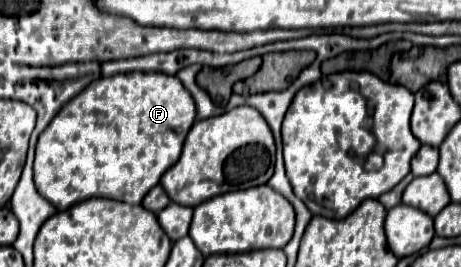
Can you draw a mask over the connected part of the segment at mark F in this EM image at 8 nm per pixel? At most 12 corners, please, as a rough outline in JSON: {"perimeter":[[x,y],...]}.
{"perimeter":[[177,76],[93,80],[41,132],[57,210],[141,204],[179,160],[195,102]]}

